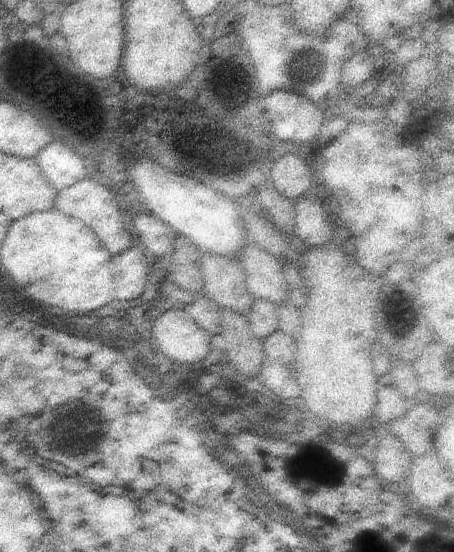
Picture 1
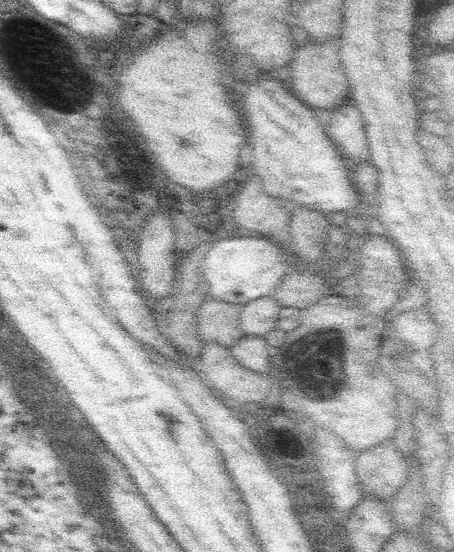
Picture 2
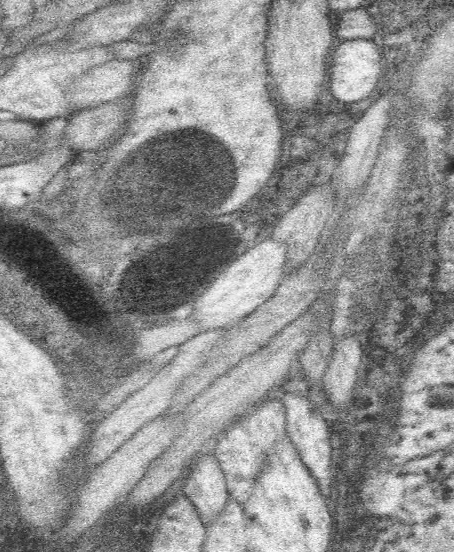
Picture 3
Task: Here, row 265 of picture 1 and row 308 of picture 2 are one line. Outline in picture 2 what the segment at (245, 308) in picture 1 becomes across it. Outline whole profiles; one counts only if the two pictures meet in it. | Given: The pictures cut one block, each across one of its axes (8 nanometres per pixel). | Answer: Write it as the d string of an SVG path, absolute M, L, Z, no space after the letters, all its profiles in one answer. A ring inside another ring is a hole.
M205 300L197 310L199 338L203 344L217 342L225 348L231 348L243 334L237 324L239 306Z

